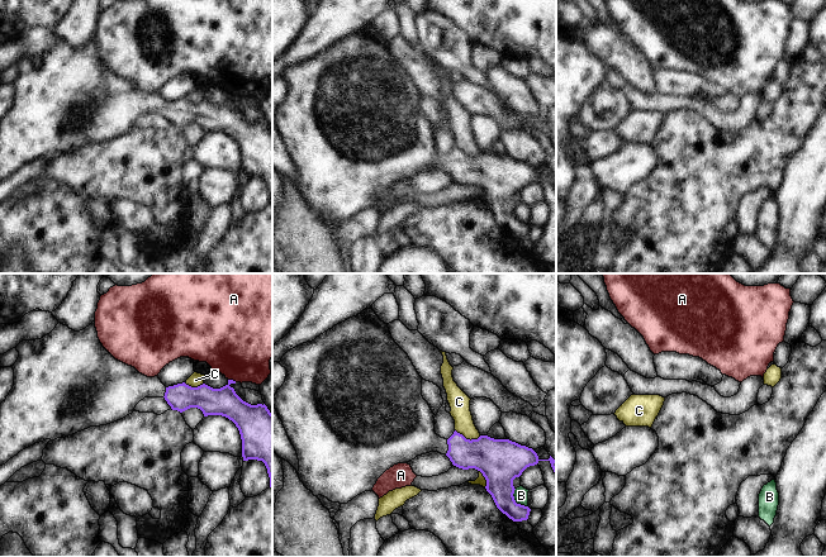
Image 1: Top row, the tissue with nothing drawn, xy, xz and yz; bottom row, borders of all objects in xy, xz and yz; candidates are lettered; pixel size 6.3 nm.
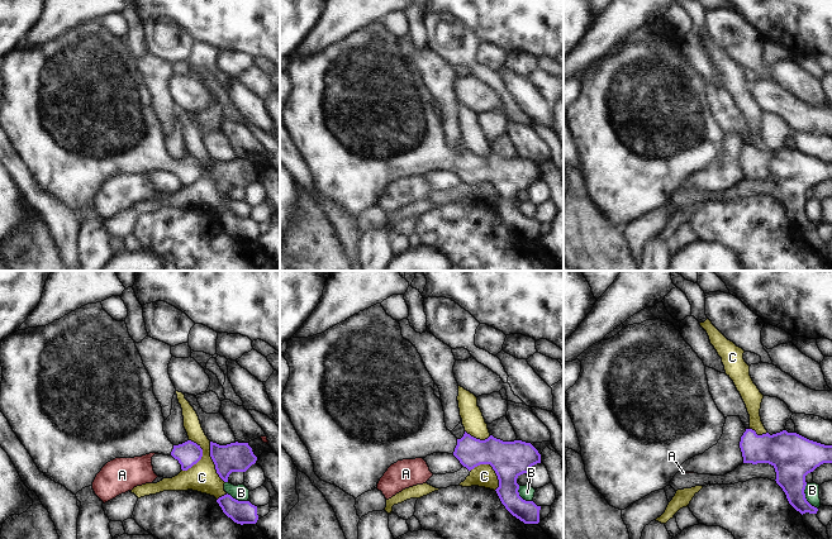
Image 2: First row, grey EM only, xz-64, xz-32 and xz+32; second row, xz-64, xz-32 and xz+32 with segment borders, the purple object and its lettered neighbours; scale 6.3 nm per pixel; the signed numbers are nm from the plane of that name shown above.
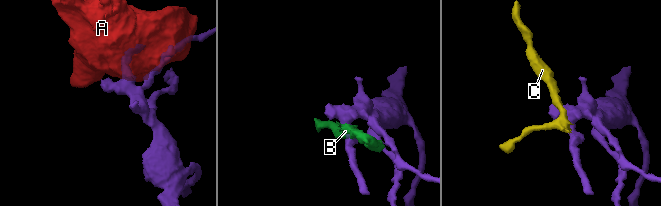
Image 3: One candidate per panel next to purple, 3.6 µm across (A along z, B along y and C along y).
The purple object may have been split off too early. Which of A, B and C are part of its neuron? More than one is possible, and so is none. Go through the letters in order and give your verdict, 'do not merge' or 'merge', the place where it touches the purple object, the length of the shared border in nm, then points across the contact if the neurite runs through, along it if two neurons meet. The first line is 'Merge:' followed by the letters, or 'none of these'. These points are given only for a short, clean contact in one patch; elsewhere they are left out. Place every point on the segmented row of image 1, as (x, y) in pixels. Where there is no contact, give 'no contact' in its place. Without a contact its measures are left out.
Merge: none of these
A: do not merge; meets purple in xy at (232, 380); contact 60 nm long
B: do not merge; meets purple in xz at (514, 501); contact 150 nm long; border along xz (514, 489), (514, 500), (527, 506)
C: do not merge; meets purple in xz at (468, 439); contact 170 nm long

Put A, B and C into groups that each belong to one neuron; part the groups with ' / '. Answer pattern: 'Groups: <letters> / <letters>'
Groups: A / B C.

